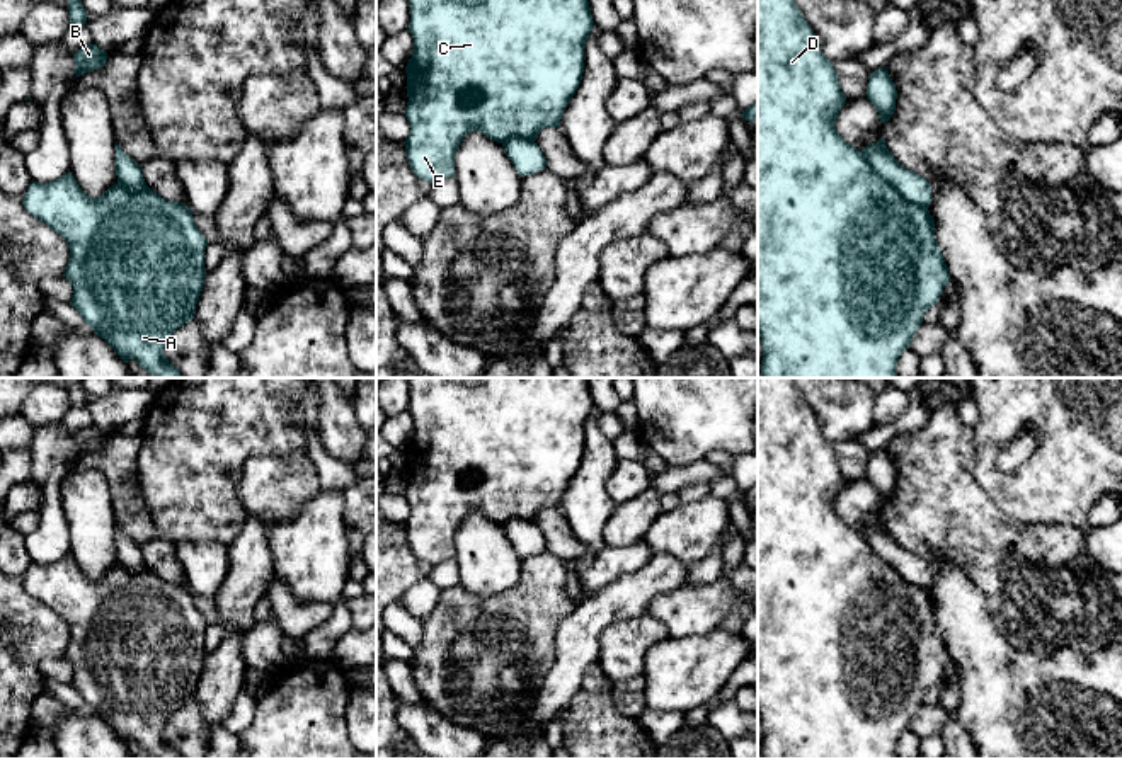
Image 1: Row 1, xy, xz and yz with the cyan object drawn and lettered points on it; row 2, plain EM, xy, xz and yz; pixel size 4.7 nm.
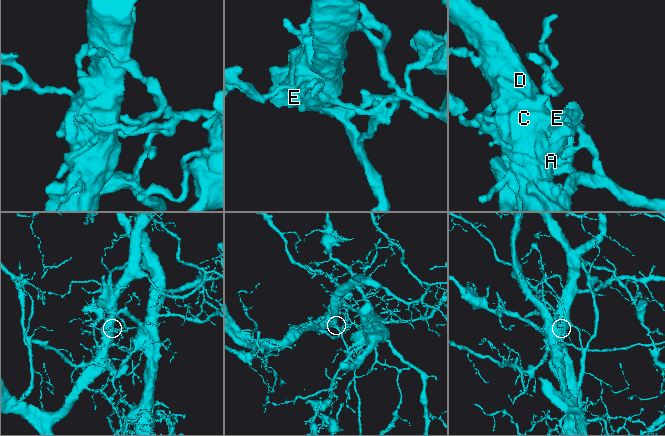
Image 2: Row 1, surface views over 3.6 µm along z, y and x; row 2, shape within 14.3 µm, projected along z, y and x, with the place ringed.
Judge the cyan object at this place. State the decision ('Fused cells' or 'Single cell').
Fused cells

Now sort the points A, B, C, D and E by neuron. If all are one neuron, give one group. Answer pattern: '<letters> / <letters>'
A C D E / B

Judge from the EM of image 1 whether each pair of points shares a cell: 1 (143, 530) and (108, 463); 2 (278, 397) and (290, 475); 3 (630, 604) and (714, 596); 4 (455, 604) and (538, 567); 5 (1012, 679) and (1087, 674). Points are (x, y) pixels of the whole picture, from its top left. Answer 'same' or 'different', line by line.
1: same
2: different
3: different
4: same
5: same

